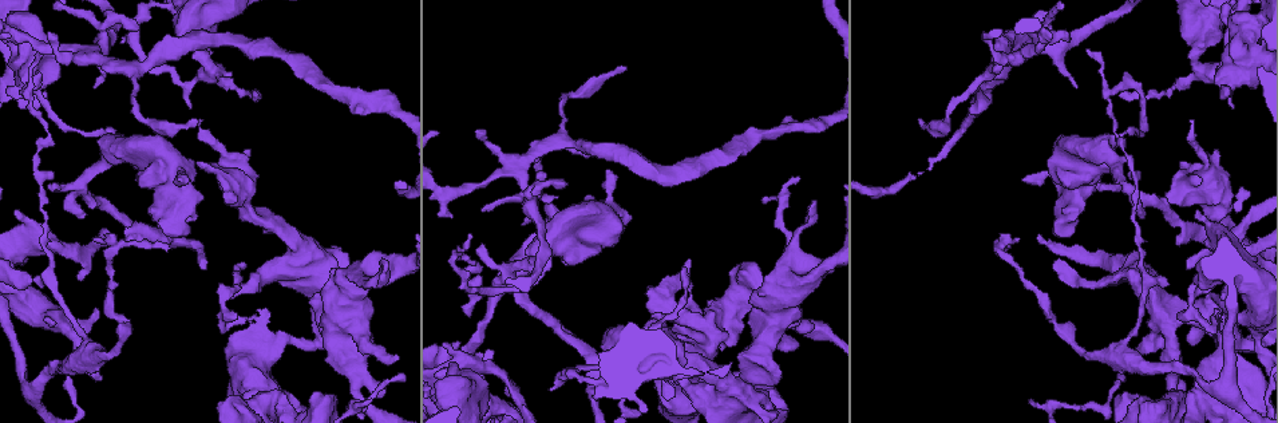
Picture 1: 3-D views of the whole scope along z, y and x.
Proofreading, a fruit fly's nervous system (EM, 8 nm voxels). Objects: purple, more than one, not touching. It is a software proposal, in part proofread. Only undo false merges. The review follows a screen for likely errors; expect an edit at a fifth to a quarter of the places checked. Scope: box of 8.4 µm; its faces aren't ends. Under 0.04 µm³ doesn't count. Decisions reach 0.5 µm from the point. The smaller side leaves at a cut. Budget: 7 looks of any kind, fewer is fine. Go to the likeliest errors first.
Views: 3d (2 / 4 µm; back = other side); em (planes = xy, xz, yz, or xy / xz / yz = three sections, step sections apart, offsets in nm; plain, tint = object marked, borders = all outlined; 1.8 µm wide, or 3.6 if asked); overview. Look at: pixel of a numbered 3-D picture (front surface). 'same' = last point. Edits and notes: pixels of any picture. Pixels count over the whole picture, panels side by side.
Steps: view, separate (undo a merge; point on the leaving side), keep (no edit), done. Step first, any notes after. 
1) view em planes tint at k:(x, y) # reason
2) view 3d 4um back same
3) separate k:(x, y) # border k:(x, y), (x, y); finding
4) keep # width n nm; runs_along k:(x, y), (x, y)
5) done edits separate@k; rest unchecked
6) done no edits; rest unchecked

view em 3.6um xy step 4 tint at 1:(22, 74) # sudden change in width

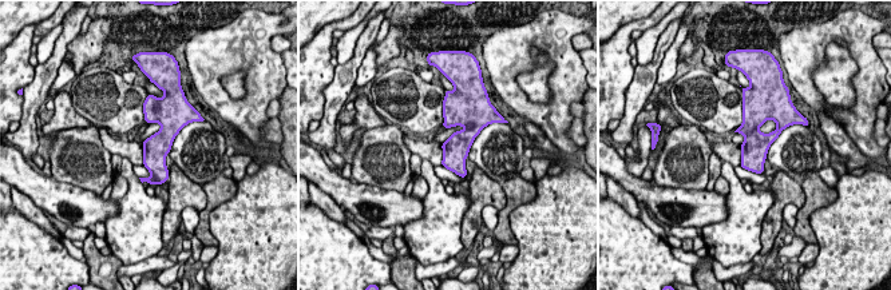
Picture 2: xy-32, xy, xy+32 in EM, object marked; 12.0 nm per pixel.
keep # width 300 nm; runs_along 2:(147, 111), (165, 123), (158, 181); continuous, no second neuron

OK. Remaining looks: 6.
view 3d 2um back at 1:(755, 379) # abrupt turn

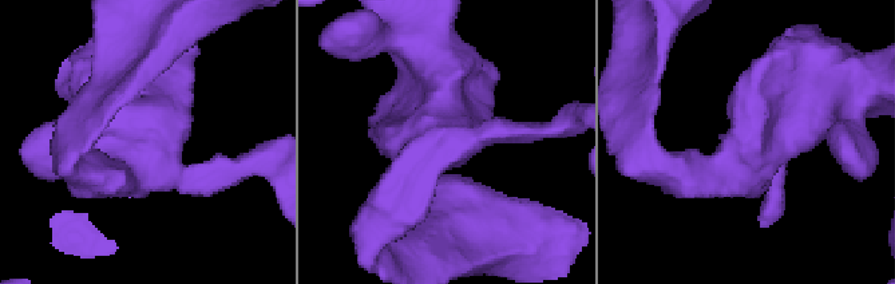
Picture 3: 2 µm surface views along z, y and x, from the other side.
view em xy step 4 tint at 3:(751, 169)

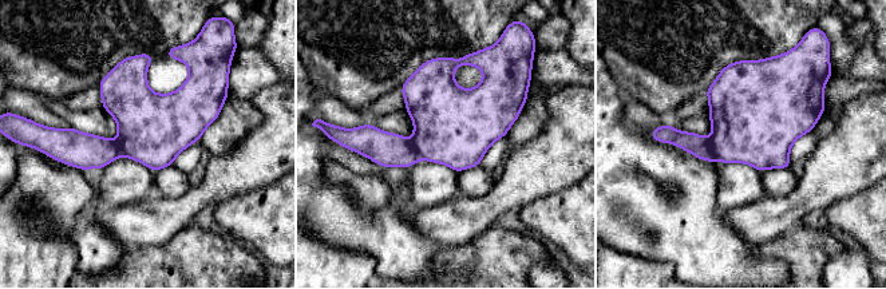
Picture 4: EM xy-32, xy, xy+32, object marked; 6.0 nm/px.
view em planes tint same

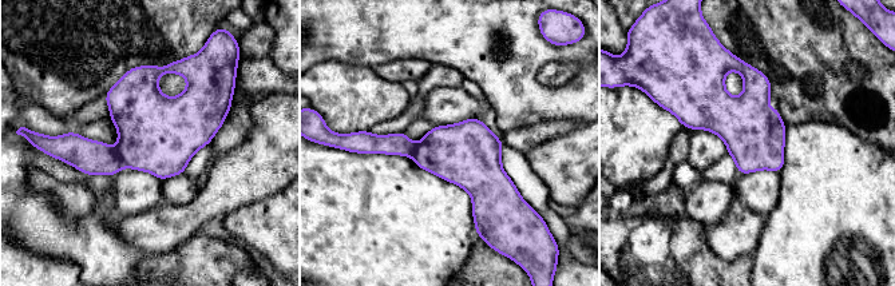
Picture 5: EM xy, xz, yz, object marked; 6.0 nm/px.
separate 5:(154, 136) # border 5:(114, 147), (123, 166); a second neuron is stuck on

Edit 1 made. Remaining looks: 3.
view em 3.6um planes borders at 1:(449, 259) # abrupt turn

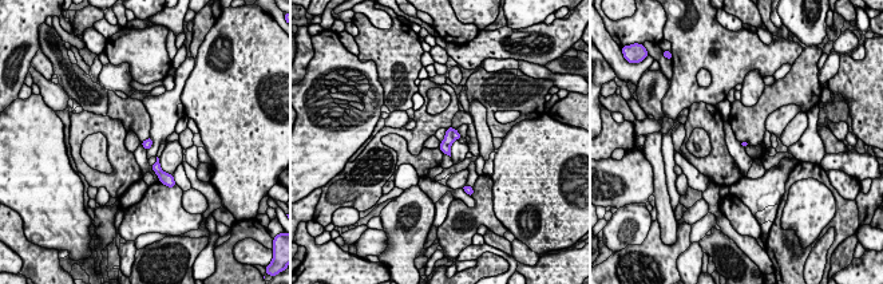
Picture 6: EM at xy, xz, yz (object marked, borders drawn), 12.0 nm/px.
separate 6:(455, 134) # width 90 nm; border 6:(455, 130), (452, 133), (454, 139); a second neuron is stuck on

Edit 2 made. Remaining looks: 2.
done edits separate@5, separate@6; rest unchecked

